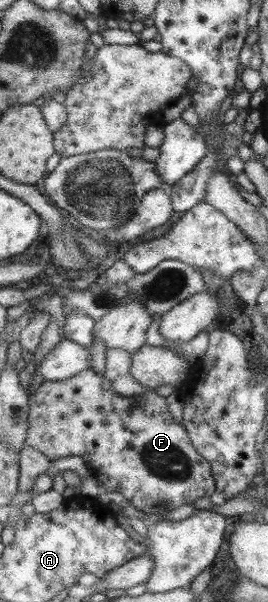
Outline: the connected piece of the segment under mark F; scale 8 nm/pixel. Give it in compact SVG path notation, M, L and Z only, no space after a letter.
M91 368L82 371L82 374L78 374L74 377L70 377L62 381L50 381L45 380L41 386L30 396L30 428L28 428L28 446L32 446L40 450L48 460L56 462L62 459L62 457L82 457L86 461L89 467L88 472L98 477L101 483L104 483L104 488L107 491L118 491L123 497L136 509L142 511L146 515L152 517L152 515L158 515L158 517L166 517L170 515L174 509L178 509L179 505L191 504L200 499L200 497L206 497L206 495L214 495L216 491L216 478L212 468L212 465L200 455L200 452L196 449L195 444L192 443L186 429L174 421L172 413L170 413L170 405L166 401L166 397L157 395L155 391L146 391L142 395L132 395L126 397L126 395L116 393L112 389L112 381L103 374L98 374Z

